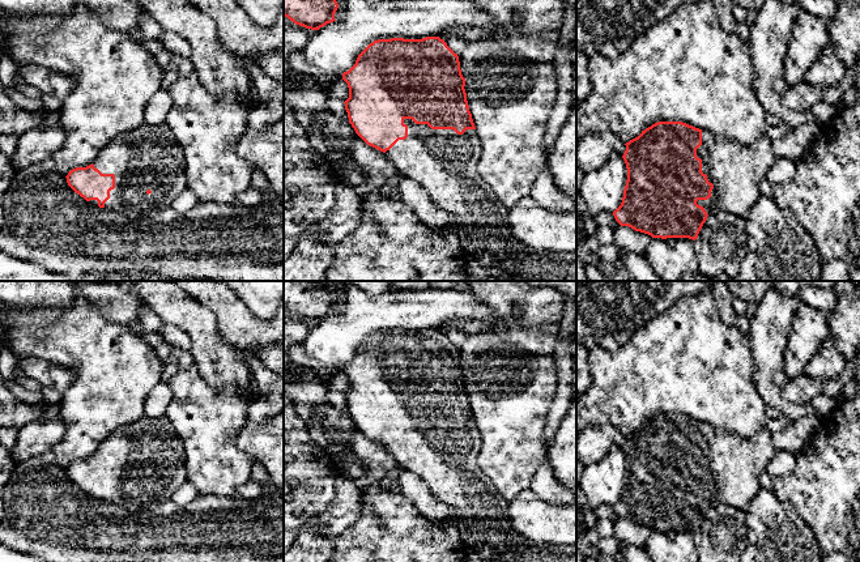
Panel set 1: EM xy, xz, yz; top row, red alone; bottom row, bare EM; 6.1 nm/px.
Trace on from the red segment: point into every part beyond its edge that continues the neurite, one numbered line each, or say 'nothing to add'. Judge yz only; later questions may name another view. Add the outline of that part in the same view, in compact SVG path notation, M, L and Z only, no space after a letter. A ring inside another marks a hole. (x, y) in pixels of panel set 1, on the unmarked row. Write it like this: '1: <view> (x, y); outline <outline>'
1: yz (736, 464); outline M702 422L697 450L702 452L702 465L714 477L711 490L697 497L710 506L723 503L741 511L762 489L759 477L776 452L766 429L752 438L741 438L706 422Z

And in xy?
1: xy (148, 450); outline M166 414L156 418L142 416L120 426L98 446L93 457L102 467L115 468L115 481L110 484L105 501L118 506L149 507L169 501L173 493L187 481L184 443Z

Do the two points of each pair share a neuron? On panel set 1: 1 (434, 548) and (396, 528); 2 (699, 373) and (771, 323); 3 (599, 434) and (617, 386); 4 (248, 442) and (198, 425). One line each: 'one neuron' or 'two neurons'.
1: one neuron
2: two neurons
3: two neurons
4: two neurons

